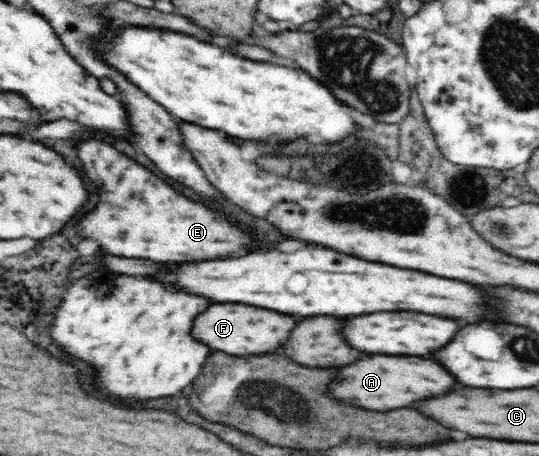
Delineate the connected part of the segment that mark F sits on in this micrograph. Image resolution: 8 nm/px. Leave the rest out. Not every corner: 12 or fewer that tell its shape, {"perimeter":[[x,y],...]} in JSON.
{"perimeter":[[216,303],[194,321],[200,343],[230,355],[270,353],[296,317]]}

